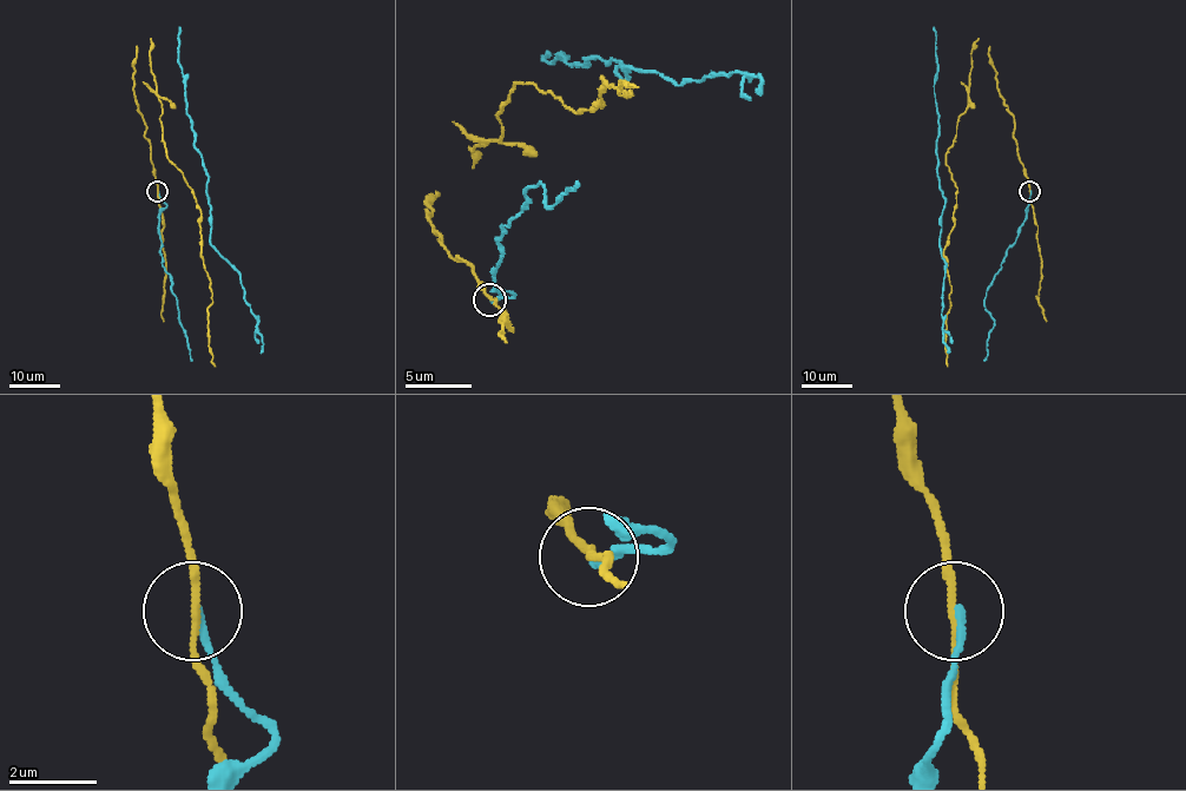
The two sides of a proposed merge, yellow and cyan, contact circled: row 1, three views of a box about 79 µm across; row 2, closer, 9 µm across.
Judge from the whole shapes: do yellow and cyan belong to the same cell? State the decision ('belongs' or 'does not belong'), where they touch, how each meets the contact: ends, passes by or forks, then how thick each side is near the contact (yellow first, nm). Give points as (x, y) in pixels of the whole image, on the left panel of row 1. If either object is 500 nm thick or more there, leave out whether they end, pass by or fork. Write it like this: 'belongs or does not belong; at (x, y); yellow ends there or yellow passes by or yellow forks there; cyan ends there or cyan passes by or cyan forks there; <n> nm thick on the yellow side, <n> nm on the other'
does not belong; at (157, 191); yellow passes by; cyan ends there; 140 nm thick on the yellow side, 170 nm on the other

